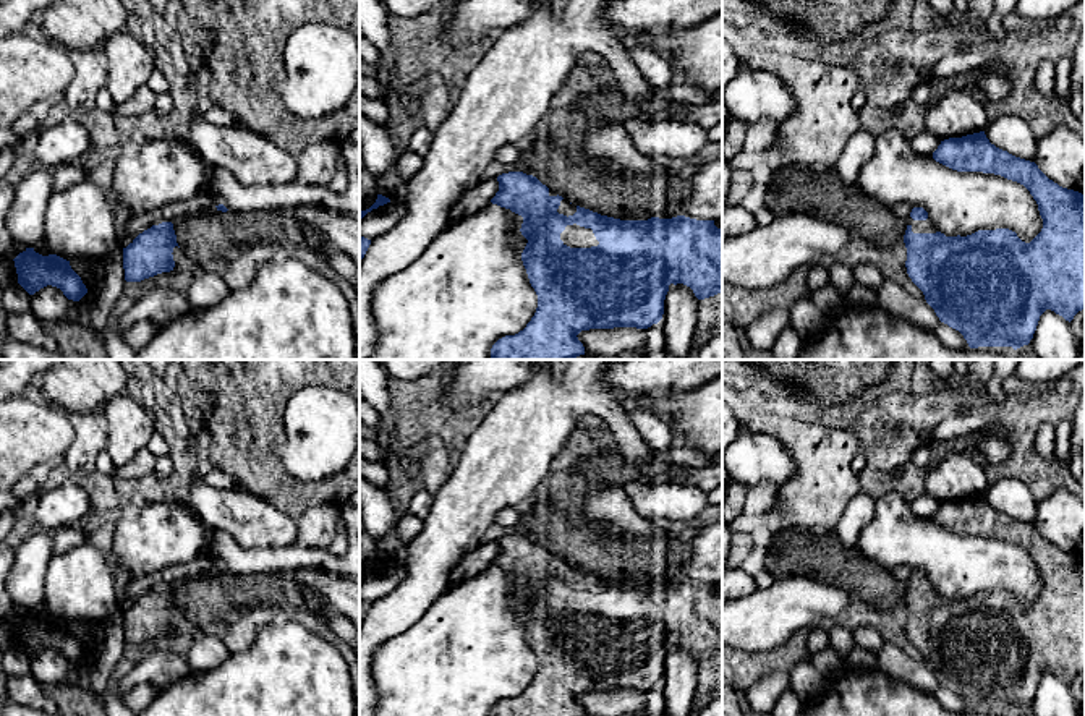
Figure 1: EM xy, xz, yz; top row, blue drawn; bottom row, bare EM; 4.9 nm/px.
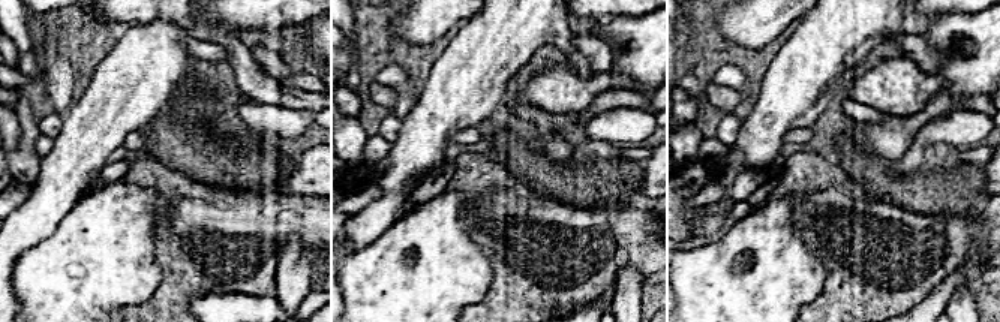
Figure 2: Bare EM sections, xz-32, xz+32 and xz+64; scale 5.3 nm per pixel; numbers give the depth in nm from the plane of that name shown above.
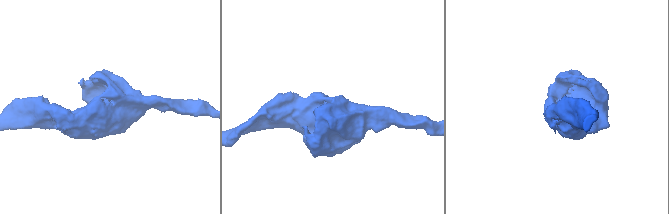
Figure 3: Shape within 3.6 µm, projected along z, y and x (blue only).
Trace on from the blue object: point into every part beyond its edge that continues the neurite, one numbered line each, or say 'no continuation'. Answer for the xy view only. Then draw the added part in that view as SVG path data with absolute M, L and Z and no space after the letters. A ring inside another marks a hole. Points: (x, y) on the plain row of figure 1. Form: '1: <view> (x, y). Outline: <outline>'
no continuation

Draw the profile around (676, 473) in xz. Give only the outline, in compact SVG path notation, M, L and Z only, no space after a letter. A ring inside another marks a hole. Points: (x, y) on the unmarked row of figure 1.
M674 467L667 470L664 475L654 475L654 476L641 476L640 481L646 484L654 483L677 483L690 475L690 470L685 467Z

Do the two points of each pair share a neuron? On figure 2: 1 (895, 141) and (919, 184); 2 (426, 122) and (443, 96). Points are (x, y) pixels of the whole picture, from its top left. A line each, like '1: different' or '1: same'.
1: different
2: same

